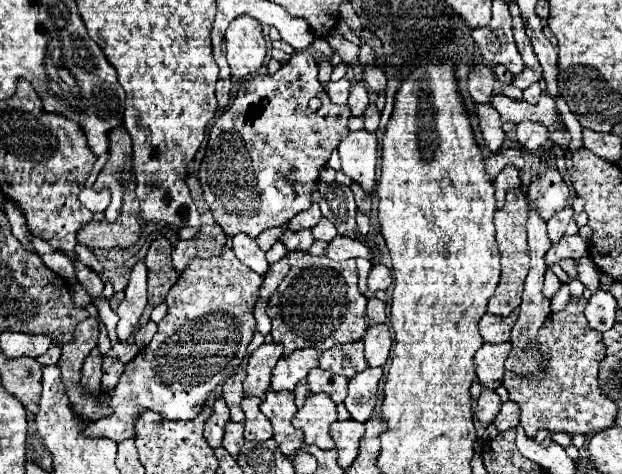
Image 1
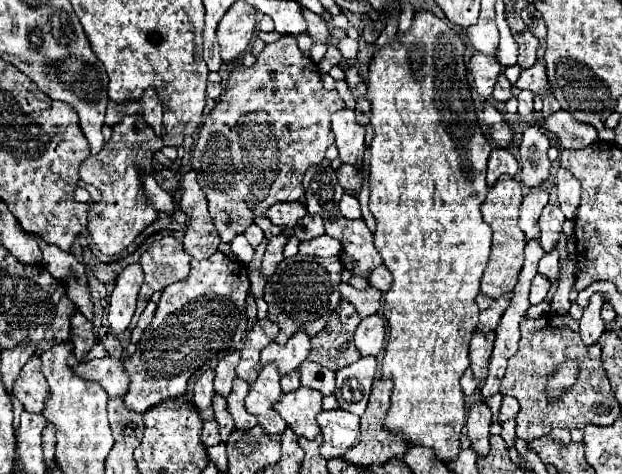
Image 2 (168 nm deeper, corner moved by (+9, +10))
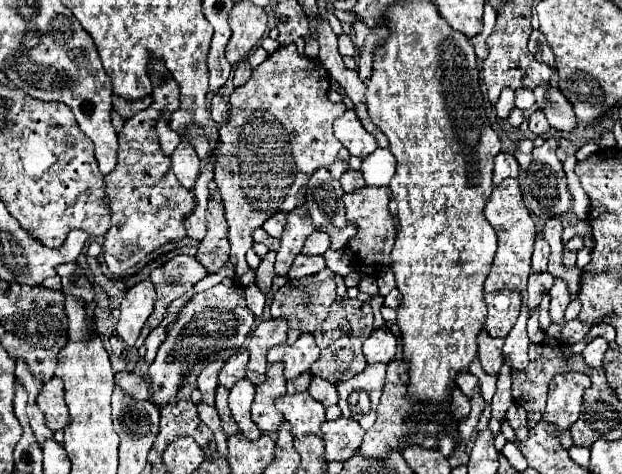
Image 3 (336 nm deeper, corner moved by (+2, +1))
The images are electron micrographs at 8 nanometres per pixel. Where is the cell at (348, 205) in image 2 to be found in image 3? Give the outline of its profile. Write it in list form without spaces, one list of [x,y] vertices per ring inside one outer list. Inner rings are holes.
[[[324,225],[318,227],[320,231],[326,231],[330,235],[330,247],[332,249],[344,249],[348,239],[352,239],[356,235],[356,227],[354,225],[346,225],[346,227],[332,227],[332,225]]]

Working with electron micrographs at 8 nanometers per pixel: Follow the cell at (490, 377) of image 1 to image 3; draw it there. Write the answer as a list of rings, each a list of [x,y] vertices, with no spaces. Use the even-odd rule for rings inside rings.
[[[484,329],[478,333],[478,359],[490,375],[498,375],[502,367],[502,345],[504,339],[494,339]]]

